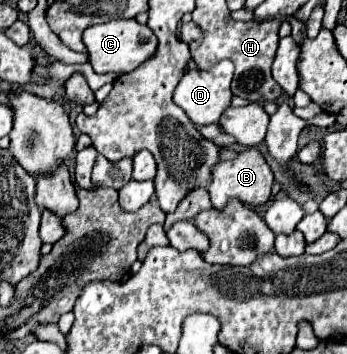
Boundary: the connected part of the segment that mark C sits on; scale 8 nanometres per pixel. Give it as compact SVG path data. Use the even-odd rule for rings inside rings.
M110 20L104 24L90 26L82 32L82 42L86 46L88 62L92 64L94 72L132 72L136 70L150 54L154 54L158 40L148 26L138 24L136 20Z

